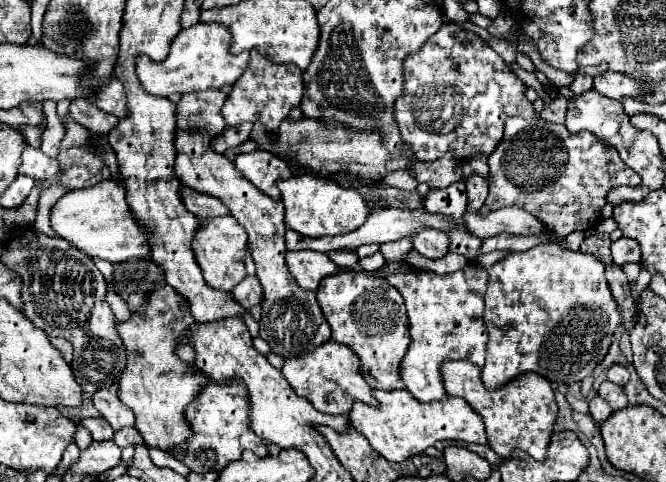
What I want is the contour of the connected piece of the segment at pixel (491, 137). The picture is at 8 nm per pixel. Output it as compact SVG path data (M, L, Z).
M446 23L416 55L404 61L404 91L394 107L394 119L402 139L412 145L418 159L434 161L450 149L456 153L458 161L470 159L476 153L492 153L502 139L504 121L512 115L532 115L532 103L524 97L524 83L480 35Z

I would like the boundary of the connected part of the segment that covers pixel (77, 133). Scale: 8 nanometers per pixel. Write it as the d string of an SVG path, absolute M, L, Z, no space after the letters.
M66 115L62 119L62 125L66 127L66 135L64 139L60 141L60 149L70 149L70 147L80 147L88 141L88 131L78 127L78 123L74 123L74 119L70 119L70 115Z

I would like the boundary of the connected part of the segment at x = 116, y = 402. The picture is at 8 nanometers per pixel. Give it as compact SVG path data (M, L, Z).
M116 383L96 391L92 395L92 403L100 411L100 415L114 429L120 429L120 427L126 427L126 425L134 425L134 413L126 405L120 403L120 399L118 399L118 385Z

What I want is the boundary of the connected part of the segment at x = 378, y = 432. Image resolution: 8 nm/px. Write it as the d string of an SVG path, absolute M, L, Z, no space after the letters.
M374 389L372 393L378 401L380 407L368 407L360 401L354 403L352 407L352 425L358 433L362 433L372 449L376 449L384 459L402 463L406 459L410 459L410 455L420 455L424 453L428 447L432 447L436 441L462 441L462 443L480 443L480 445L488 445L486 439L486 427L482 427L482 417L464 401L458 397L442 397L440 401L432 401L432 403L420 403L416 401L406 389L398 389L398 391L378 391Z

